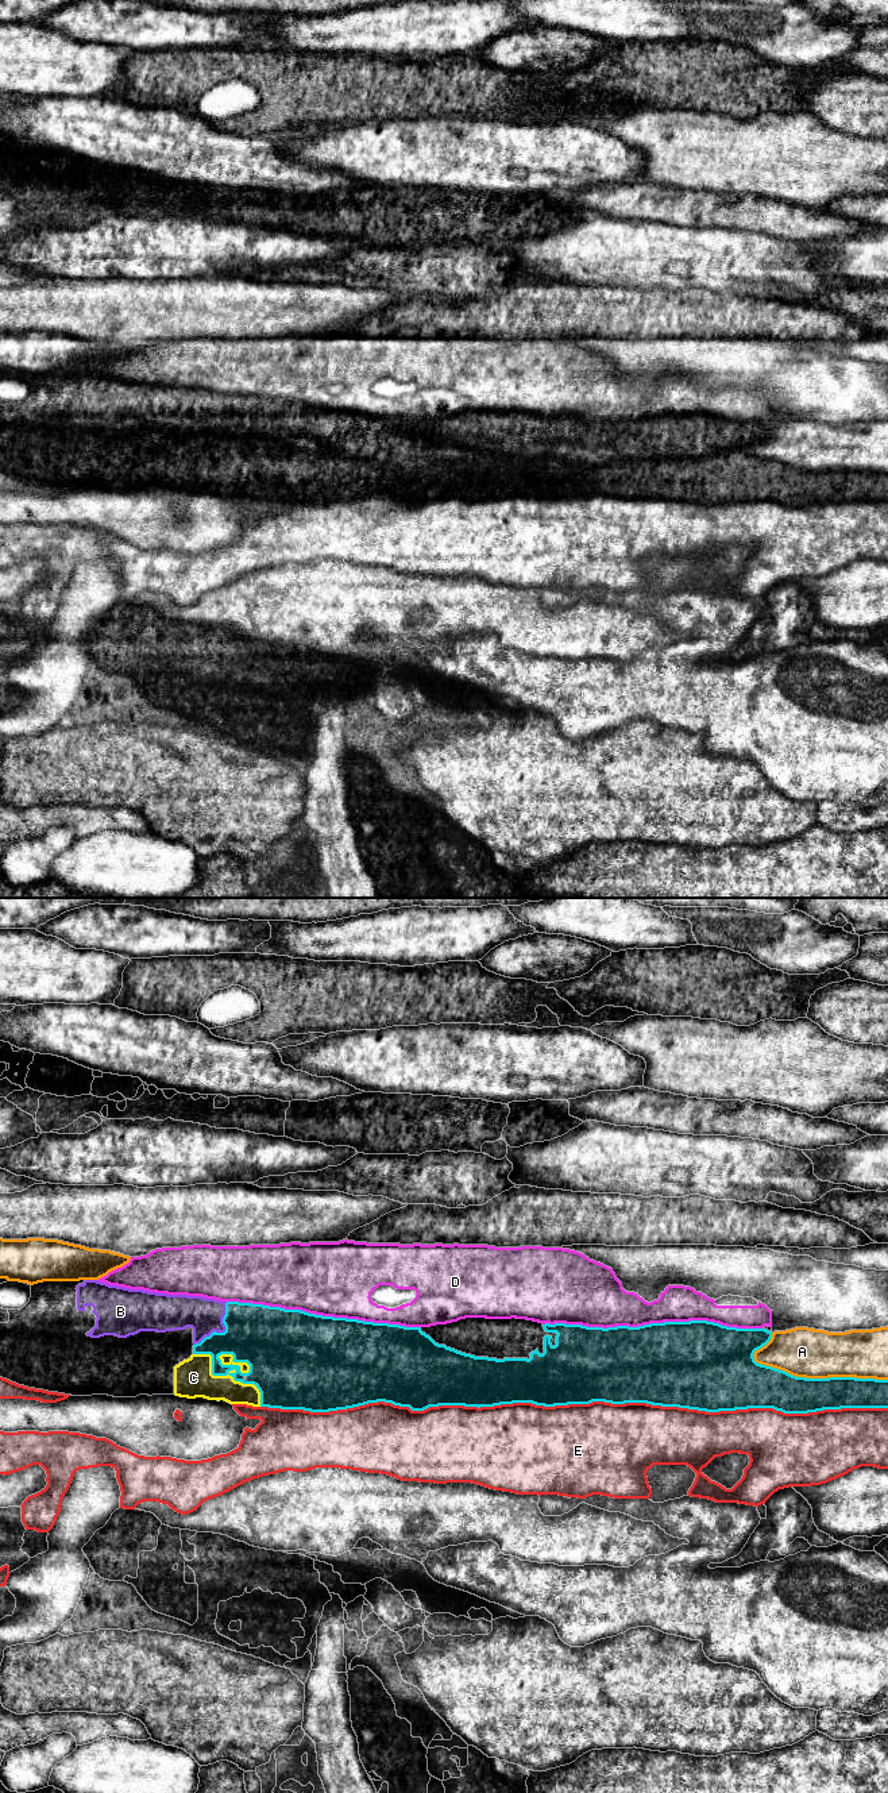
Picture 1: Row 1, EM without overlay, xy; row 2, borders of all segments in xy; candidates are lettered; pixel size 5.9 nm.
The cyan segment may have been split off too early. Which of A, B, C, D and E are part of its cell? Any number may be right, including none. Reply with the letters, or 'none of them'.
B

